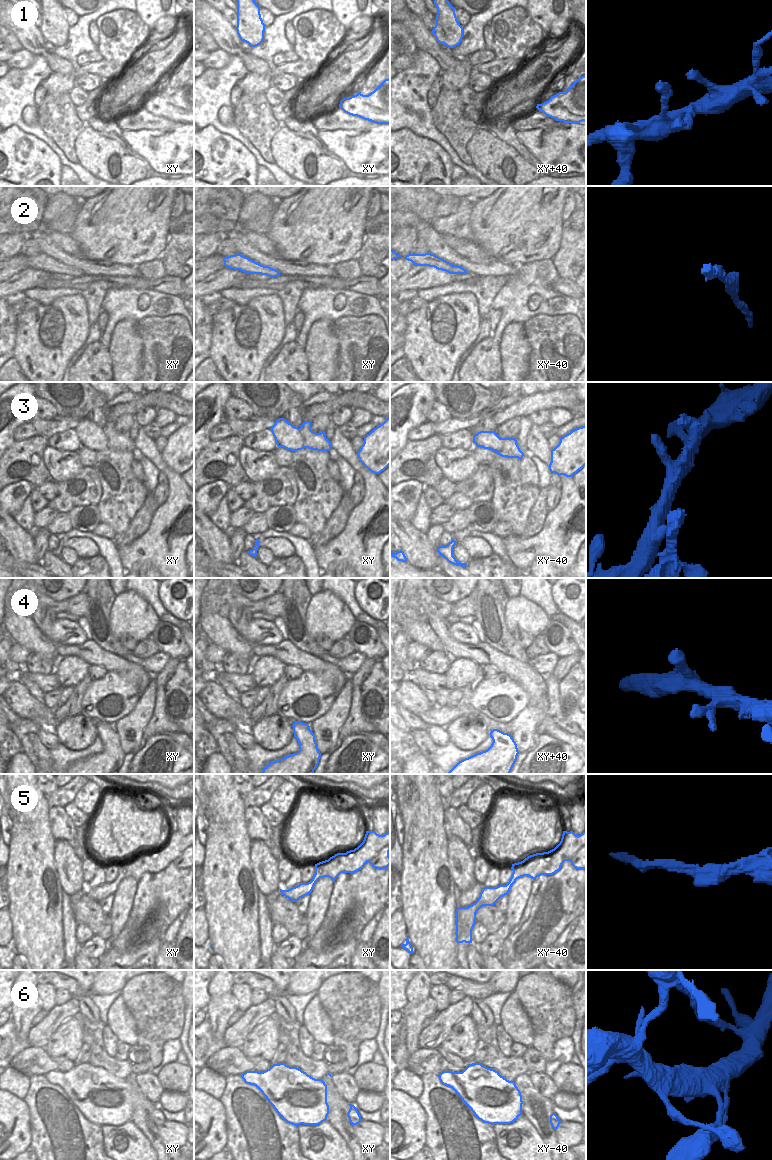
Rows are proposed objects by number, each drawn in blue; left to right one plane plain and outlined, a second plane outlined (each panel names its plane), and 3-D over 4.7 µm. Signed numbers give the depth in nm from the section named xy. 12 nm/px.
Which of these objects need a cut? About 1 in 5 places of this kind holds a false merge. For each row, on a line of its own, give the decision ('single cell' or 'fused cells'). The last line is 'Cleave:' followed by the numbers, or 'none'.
1: single cell
2: single cell
3: single cell
4: single cell
5: single cell
6: single cell
Cleave: none

